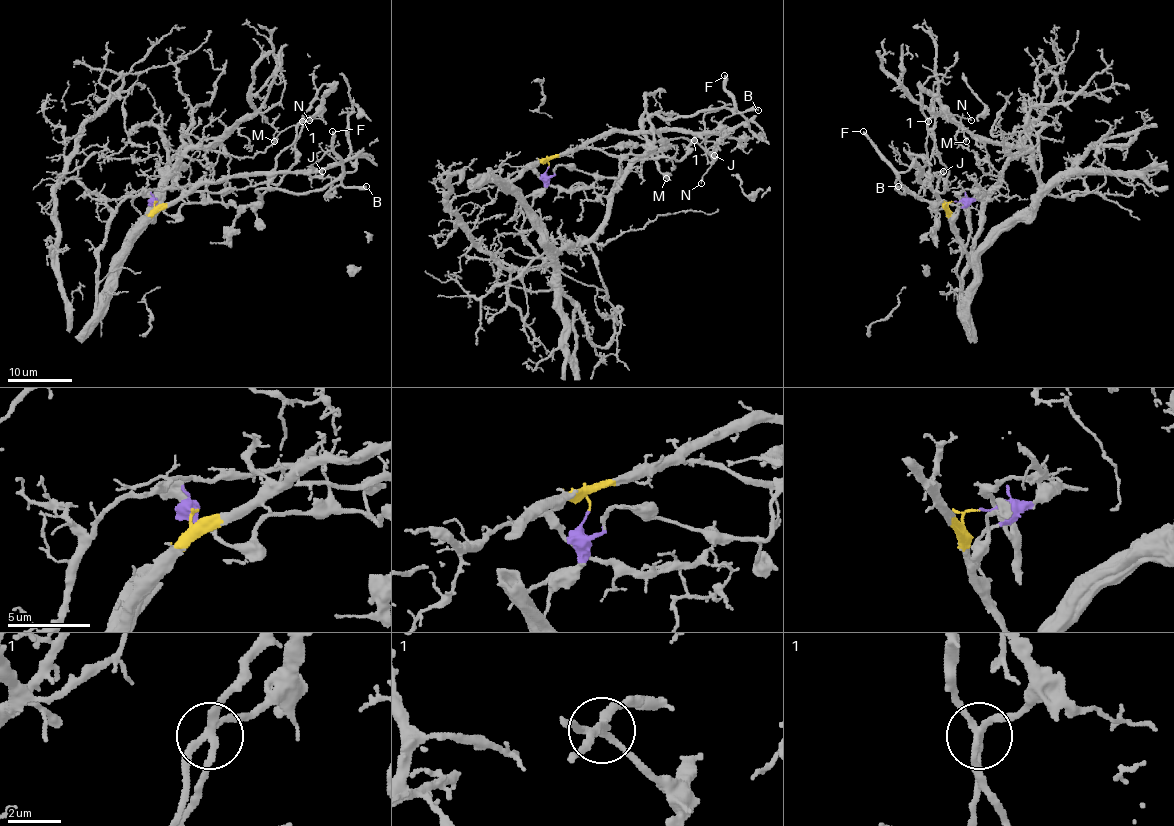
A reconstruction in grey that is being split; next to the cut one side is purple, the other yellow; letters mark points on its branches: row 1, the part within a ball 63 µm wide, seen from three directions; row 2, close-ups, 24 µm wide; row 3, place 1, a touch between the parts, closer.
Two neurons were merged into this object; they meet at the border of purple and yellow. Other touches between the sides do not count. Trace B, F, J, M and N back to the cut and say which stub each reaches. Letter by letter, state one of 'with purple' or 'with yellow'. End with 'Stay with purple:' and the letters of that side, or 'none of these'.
B: with purple
F: with purple
J: with yellow
M: with yellow
N: with purple
Stay with purple: B, F, N

